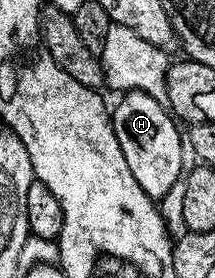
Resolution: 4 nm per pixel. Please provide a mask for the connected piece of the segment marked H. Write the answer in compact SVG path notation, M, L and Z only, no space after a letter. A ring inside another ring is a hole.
M127 92L121 99L123 101L112 109L120 151L124 151L124 159L128 159L132 175L136 175L136 183L140 183L150 197L161 199L172 191L173 185L180 181L184 173L181 165L183 134L178 131L179 122L165 104L148 93Z

